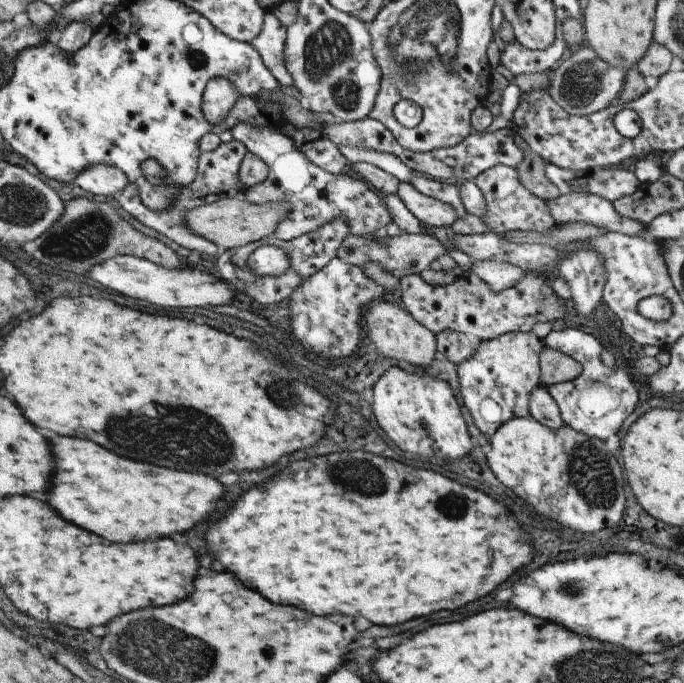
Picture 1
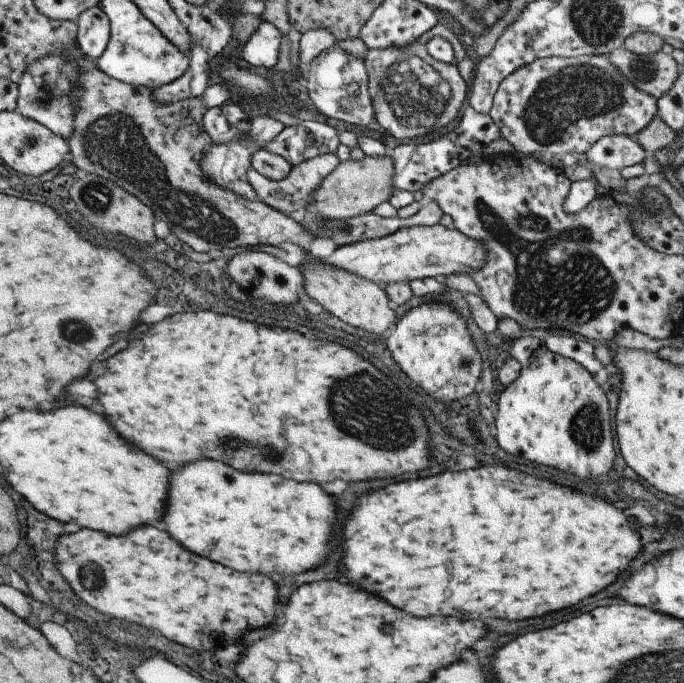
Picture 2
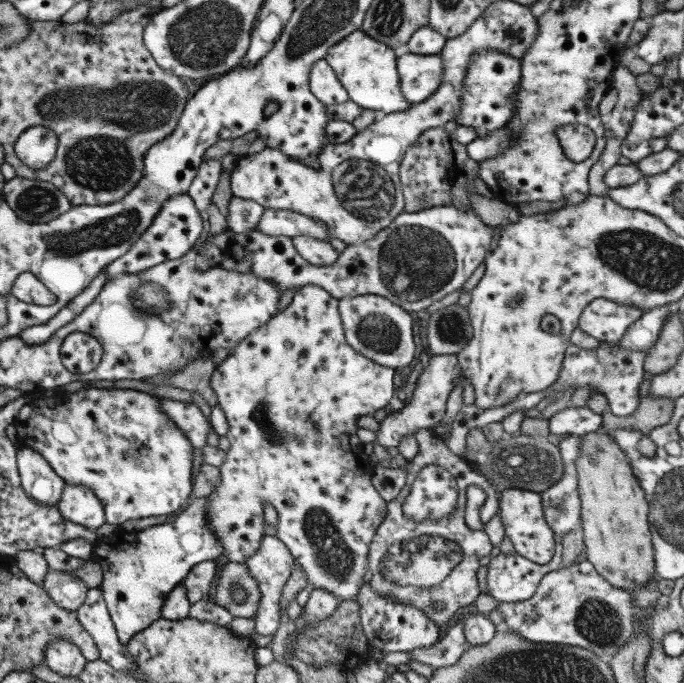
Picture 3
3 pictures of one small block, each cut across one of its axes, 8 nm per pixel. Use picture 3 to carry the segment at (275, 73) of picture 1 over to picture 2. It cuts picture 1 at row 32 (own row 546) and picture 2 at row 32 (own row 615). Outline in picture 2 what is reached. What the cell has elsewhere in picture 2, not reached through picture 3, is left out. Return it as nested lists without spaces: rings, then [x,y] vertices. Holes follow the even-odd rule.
[[[261,22],[257,32],[247,40],[241,50],[241,56],[251,66],[273,68],[277,64],[277,46],[281,40],[281,32],[271,22]]]

